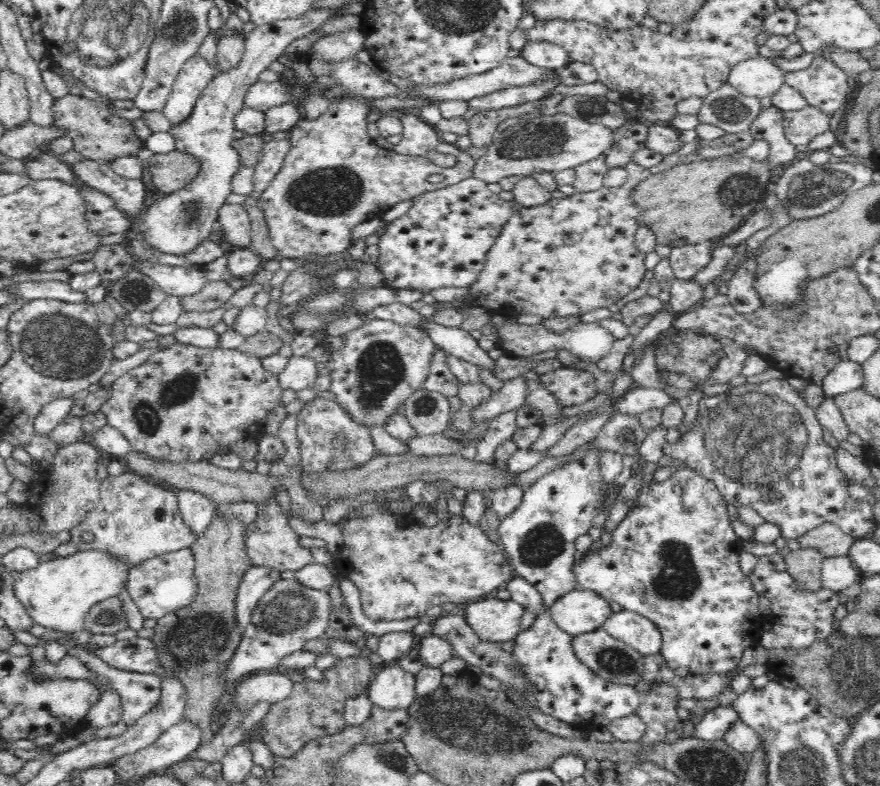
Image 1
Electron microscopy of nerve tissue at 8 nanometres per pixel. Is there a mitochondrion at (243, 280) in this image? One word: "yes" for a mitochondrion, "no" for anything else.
no

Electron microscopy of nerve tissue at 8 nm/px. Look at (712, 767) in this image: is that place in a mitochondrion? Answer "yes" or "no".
yes

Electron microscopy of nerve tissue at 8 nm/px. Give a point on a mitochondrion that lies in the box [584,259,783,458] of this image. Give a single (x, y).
(678, 362)

